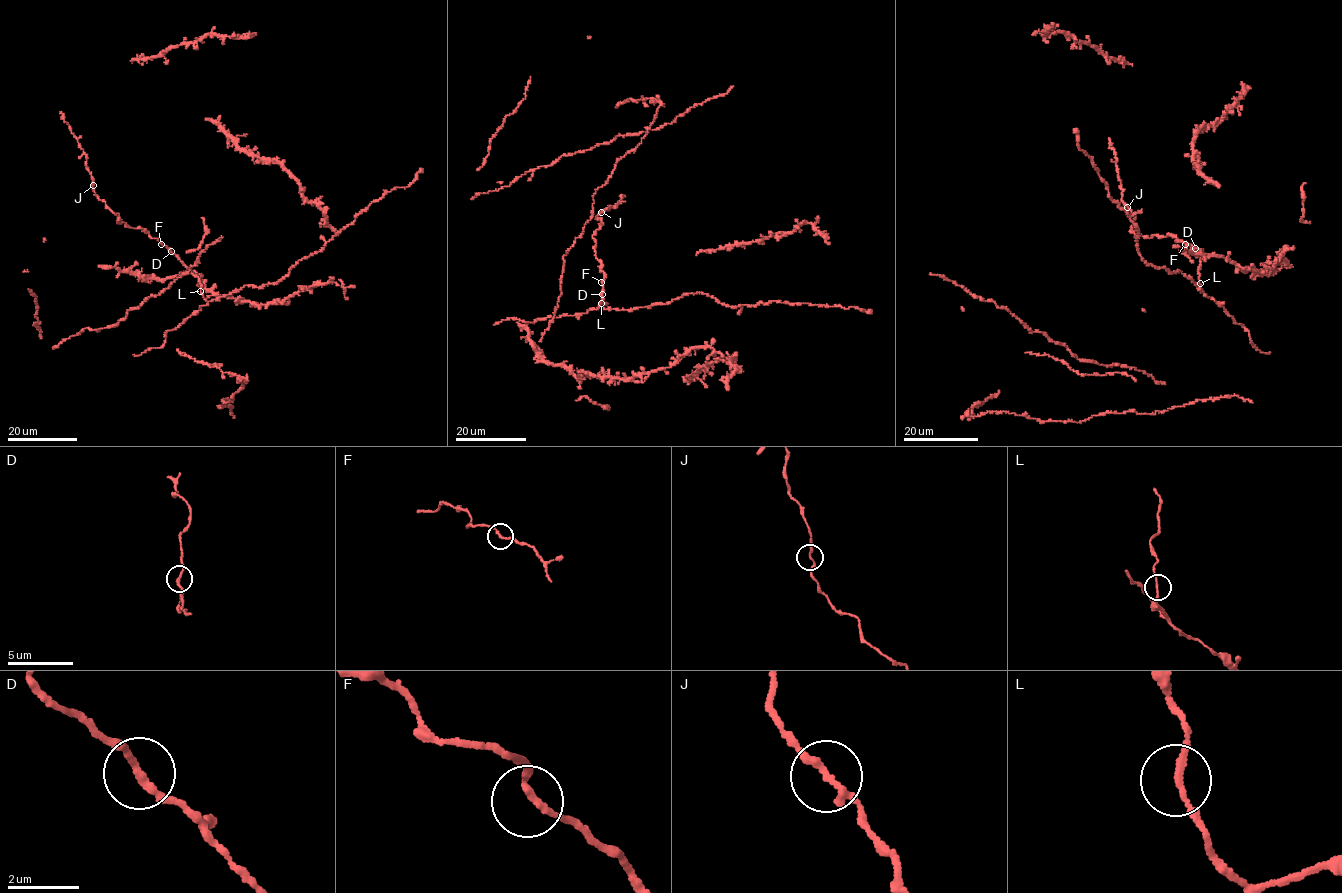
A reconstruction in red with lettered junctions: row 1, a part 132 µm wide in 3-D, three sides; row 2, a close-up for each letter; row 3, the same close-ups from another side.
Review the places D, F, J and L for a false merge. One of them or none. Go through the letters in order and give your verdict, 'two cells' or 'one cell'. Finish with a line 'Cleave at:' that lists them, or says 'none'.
D: one cell
F: one cell
J: one cell
L: one cell
Cleave at: none

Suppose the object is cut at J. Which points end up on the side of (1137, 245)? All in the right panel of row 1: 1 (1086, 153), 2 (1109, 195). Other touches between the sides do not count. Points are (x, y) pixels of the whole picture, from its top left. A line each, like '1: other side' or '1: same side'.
1: same side
2: same side

